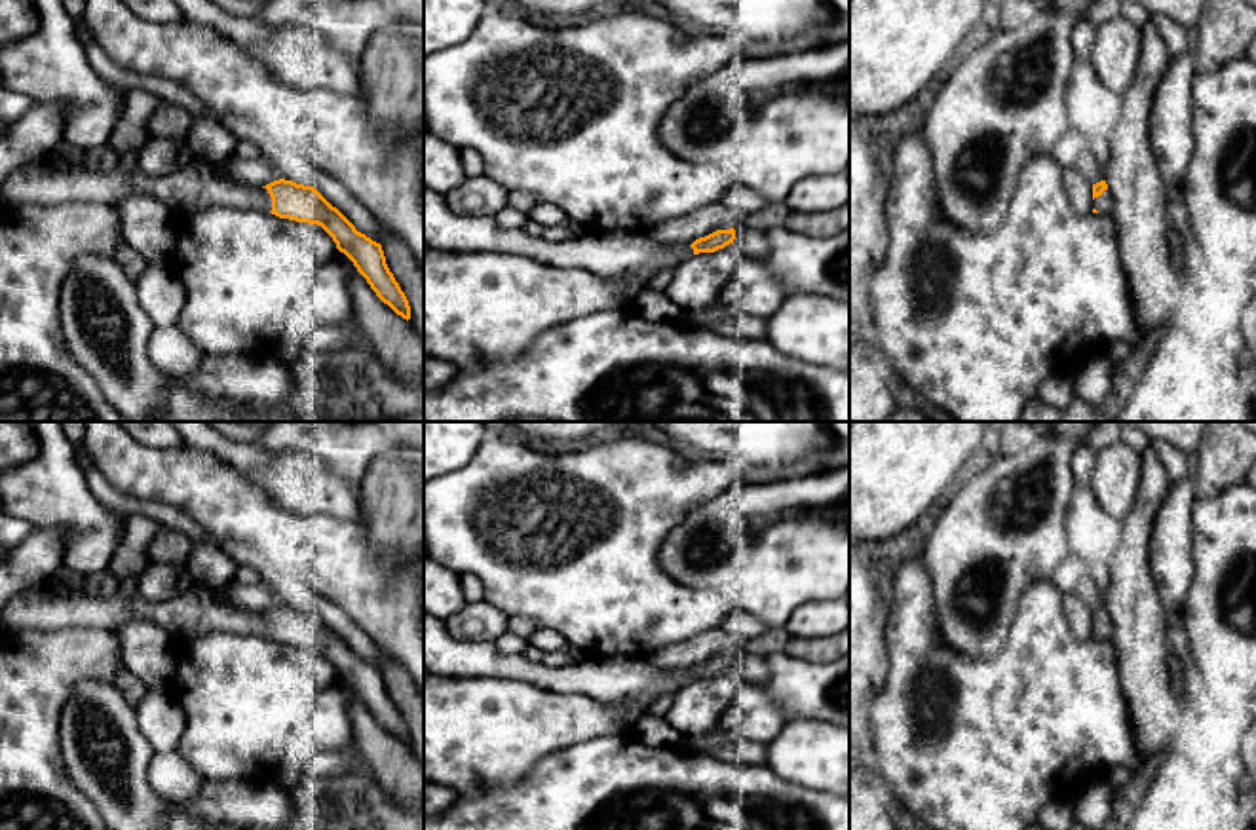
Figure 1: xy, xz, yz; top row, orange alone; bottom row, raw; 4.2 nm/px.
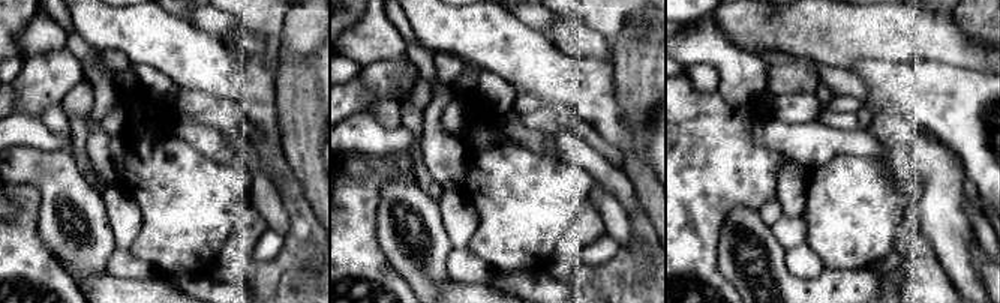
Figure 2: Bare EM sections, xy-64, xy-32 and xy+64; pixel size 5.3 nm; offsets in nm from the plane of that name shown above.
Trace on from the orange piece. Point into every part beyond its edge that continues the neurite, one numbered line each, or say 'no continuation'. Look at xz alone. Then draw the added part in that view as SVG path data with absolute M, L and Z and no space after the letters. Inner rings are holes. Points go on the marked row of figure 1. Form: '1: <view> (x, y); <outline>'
1: xz (633, 259); M424 186L424 239L441 251L507 251L557 268L583 268L602 279L618 279L627 302L661 270L675 270L694 255L692 247L654 241L648 234L587 232L568 241L530 237L504 230L494 217L456 215L445 196Z

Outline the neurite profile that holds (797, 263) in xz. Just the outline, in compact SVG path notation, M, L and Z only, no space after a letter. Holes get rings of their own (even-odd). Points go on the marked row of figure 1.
M779 226L766 236L768 255L762 262L785 294L823 294L849 302L849 228L830 237L808 237Z

